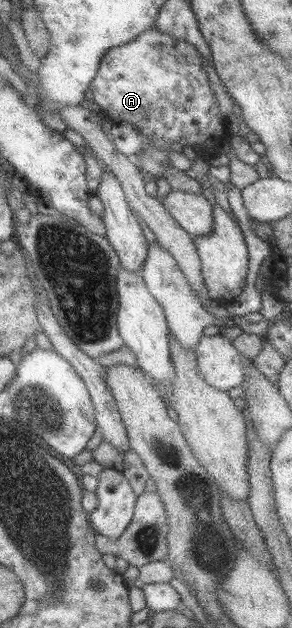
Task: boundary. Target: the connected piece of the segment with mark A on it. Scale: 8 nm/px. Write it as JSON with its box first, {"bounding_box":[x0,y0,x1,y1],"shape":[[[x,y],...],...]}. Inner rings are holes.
{"bounding_box":[90,29,229,178],"shape":[[[151,29],[140,33],[137,37],[134,37],[129,43],[121,44],[118,46],[113,46],[108,52],[105,52],[105,55],[101,58],[101,67],[98,69],[97,77],[93,79],[91,83],[90,90],[93,92],[93,102],[102,109],[105,116],[108,117],[108,120],[129,123],[135,127],[135,131],[143,137],[149,139],[149,144],[141,150],[141,153],[137,153],[134,158],[138,158],[137,167],[141,171],[145,171],[145,174],[148,178],[159,178],[162,177],[162,173],[170,165],[169,158],[167,157],[167,151],[171,150],[171,143],[181,143],[183,147],[188,146],[192,147],[198,154],[203,155],[205,158],[208,158],[206,153],[211,153],[217,145],[221,145],[221,141],[225,139],[225,135],[229,136],[227,133],[227,121],[221,117],[221,110],[219,110],[219,104],[217,104],[217,98],[213,94],[213,87],[209,84],[209,76],[205,74],[203,70],[203,55],[198,51],[198,49],[188,41],[179,41],[158,29]]]}

